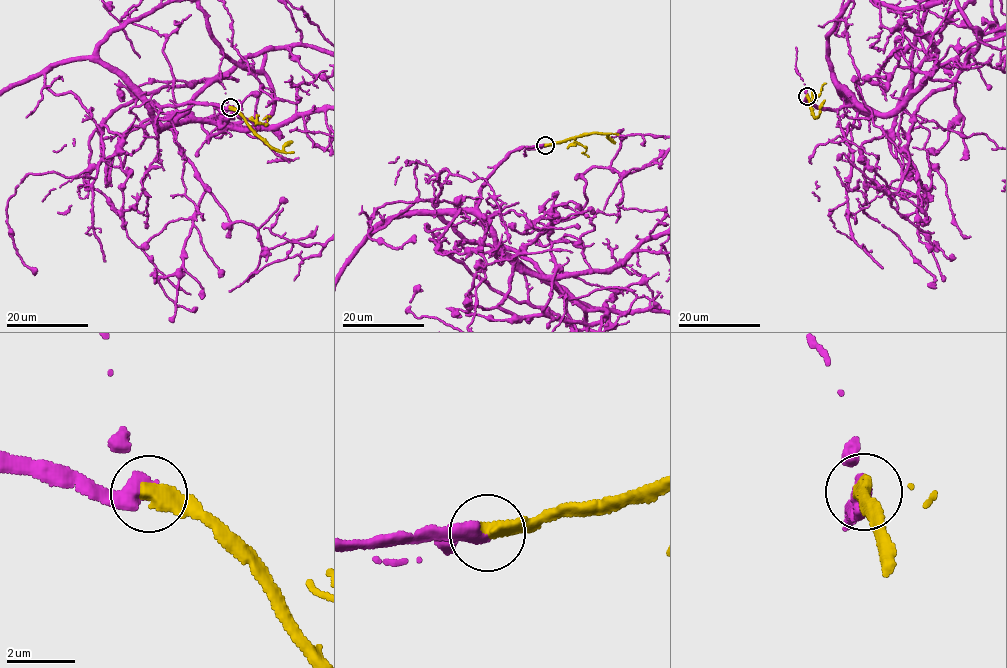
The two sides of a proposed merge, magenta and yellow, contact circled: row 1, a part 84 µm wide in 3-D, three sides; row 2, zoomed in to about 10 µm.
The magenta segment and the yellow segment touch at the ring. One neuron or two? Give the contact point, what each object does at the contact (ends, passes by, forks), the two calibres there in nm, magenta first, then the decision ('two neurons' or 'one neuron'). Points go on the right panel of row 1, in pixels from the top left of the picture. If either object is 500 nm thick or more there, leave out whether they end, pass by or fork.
at (807, 96); 380 nm thick on the magenta side, 500 nm on the other; one neuron

